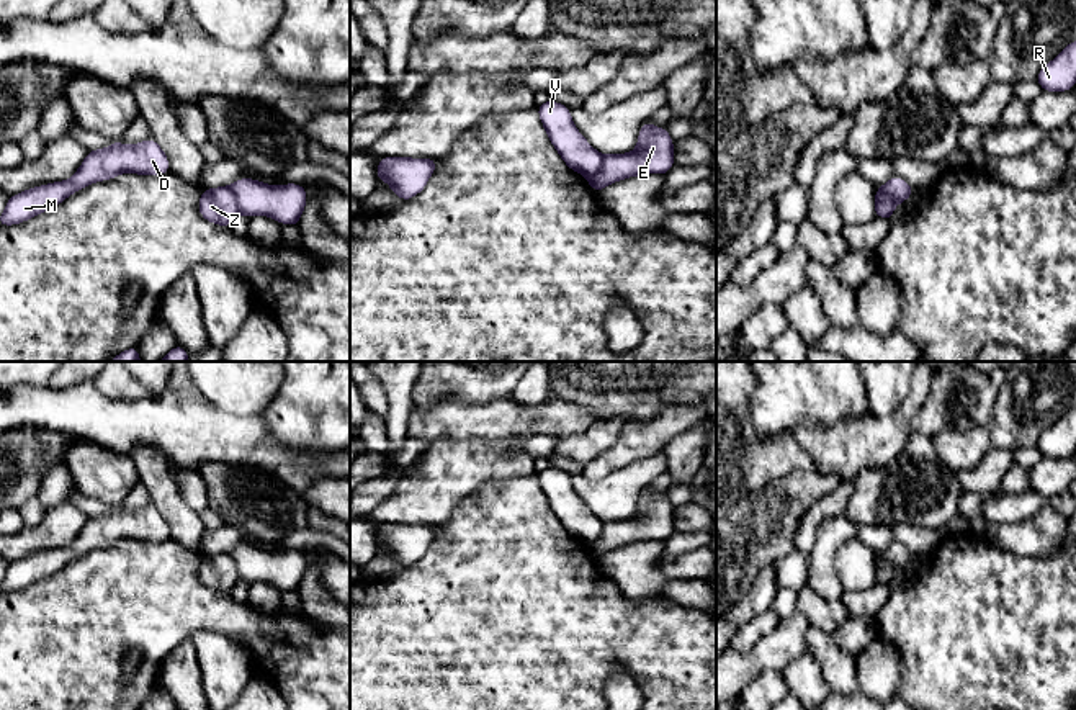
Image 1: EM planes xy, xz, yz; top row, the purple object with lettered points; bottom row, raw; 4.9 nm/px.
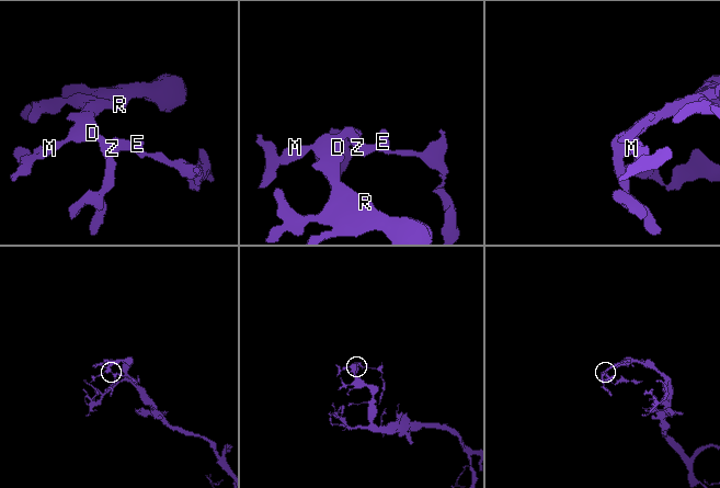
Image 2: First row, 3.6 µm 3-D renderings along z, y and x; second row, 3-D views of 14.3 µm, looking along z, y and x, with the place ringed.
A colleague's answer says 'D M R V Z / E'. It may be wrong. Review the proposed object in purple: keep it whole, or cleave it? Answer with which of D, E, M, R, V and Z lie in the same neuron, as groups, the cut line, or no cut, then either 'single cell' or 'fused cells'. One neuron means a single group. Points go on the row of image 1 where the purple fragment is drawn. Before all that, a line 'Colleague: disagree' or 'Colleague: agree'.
Colleague: agree
D M R V Z / E | xz (604, 156), (599, 167), (586, 177) | fused cells

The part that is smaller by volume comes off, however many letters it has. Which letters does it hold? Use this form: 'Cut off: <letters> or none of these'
Cut off: E

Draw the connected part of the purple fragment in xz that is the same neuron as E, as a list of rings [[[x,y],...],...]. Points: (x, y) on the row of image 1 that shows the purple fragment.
[[[648,119],[638,134],[636,149],[626,154],[612,154],[603,155],[600,169],[594,173],[585,177],[589,185],[595,193],[599,193],[603,186],[608,186],[615,182],[636,177],[636,175],[648,175],[648,173],[659,173],[664,175],[674,167],[674,141],[667,133],[667,128],[656,128]]]

